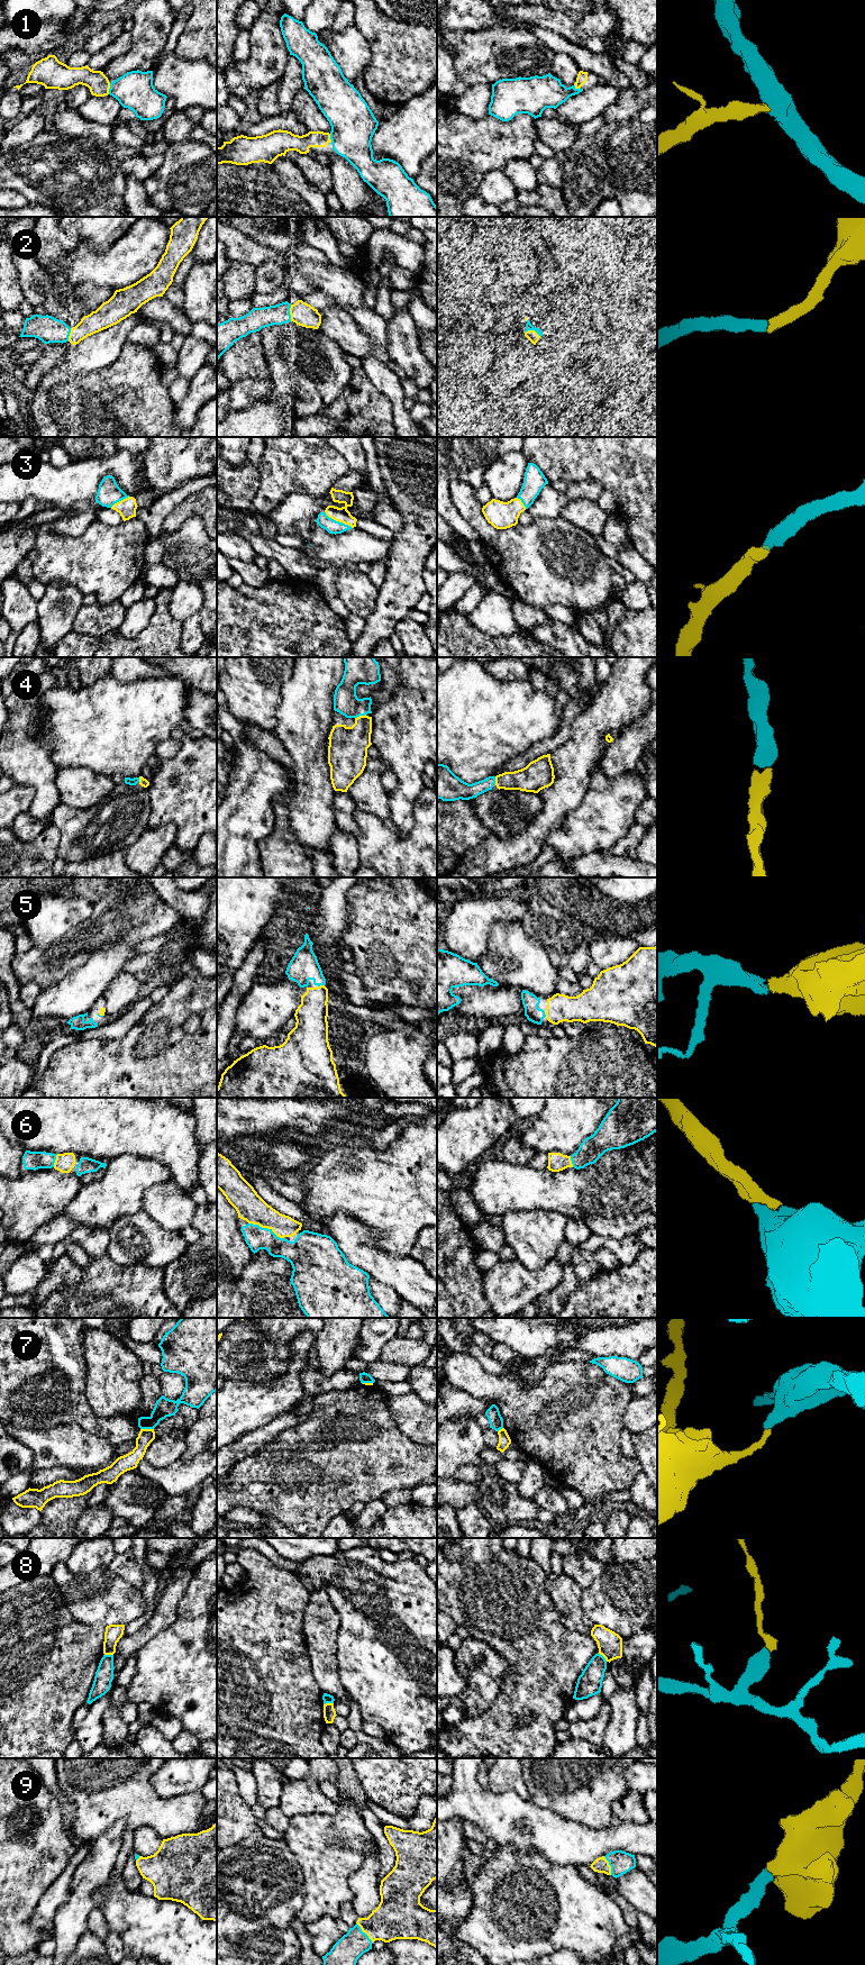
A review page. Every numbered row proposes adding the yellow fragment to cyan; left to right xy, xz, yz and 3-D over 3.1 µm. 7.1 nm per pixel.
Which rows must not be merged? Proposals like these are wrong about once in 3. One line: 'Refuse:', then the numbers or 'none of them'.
Refuse: 7, 8

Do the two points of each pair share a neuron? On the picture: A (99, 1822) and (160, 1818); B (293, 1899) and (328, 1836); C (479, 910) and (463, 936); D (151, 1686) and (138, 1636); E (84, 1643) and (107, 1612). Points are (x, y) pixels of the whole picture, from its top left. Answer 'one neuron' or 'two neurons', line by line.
A: one neuron
B: two neurons
C: one neuron
D: two neurons
E: two neurons

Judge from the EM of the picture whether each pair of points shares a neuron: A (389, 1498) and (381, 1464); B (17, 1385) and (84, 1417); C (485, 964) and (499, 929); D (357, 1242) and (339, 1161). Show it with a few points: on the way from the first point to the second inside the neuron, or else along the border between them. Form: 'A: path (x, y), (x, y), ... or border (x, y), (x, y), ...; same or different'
A: border (411, 1489), (392, 1489), (381, 1499); different
B: path (34, 1385), (44, 1385), (67, 1403); same
C: path (494, 955), (499, 951), (499, 938); same
D: border (326, 1217), (344, 1211), (374, 1230); different

